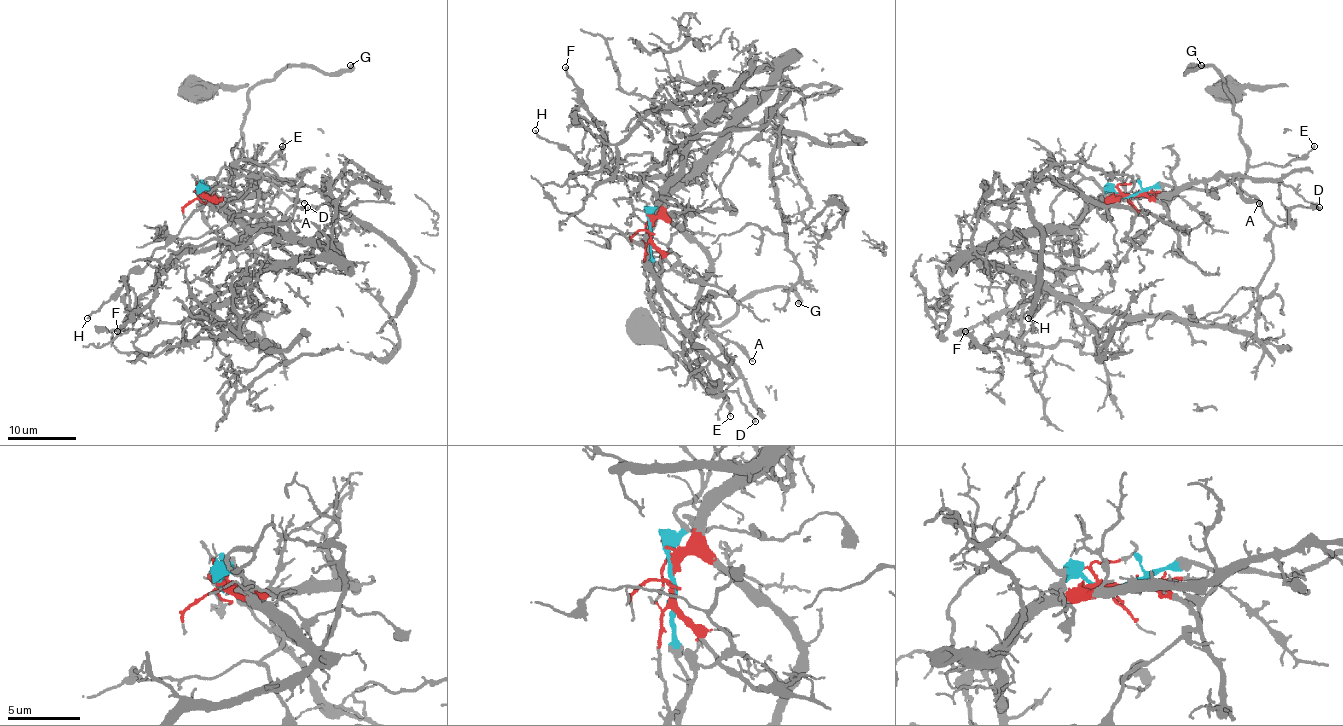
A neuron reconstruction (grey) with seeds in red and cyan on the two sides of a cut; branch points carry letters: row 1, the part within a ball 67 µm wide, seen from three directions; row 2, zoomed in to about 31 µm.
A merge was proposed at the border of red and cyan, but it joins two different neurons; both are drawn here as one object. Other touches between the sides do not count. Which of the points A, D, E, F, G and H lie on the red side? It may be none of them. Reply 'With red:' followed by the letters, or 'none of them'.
With red: A, F

